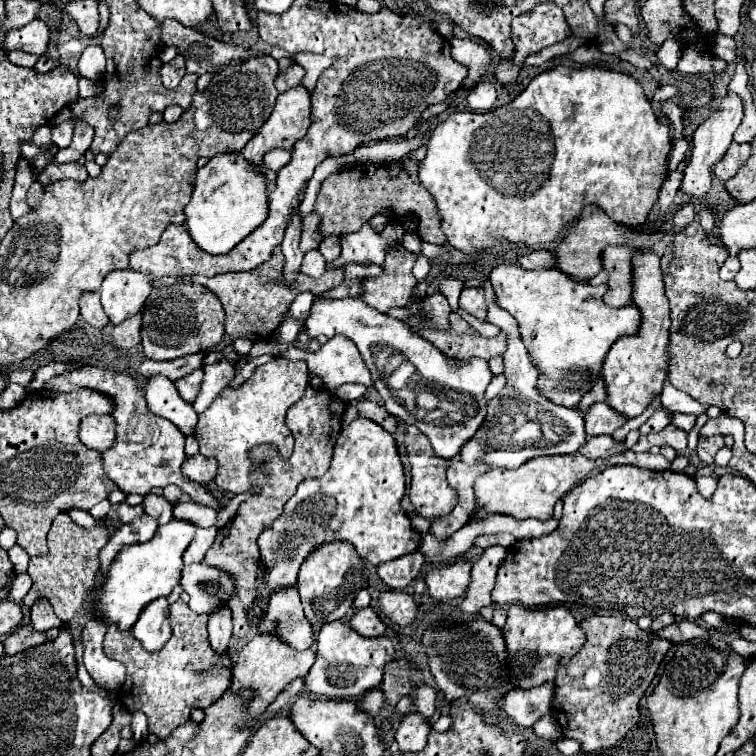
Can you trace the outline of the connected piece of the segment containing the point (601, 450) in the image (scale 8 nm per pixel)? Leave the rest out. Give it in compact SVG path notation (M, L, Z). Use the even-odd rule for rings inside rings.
M594 436L588 438L588 442L584 442L584 446L580 446L580 452L586 454L586 458L608 458L612 454L620 454L624 450L622 444L616 444L612 440L612 436Z

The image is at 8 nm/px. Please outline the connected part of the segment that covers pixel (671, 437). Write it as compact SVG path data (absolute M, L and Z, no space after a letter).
M666 426L662 432L658 434L646 434L640 436L640 440L632 446L632 452L648 452L652 446L672 446L678 452L686 450L686 432L676 428L676 426Z

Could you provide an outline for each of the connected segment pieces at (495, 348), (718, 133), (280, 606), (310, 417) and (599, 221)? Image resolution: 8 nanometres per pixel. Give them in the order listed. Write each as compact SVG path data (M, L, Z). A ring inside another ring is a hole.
M456 312L450 314L450 324L452 328L448 332L424 328L420 334L424 334L428 342L432 342L440 352L444 352L448 358L454 360L470 360L470 358L490 360L494 356L504 354L506 350L504 332L500 332L494 338L484 338L472 326L468 326Z
M728 90L728 94L722 98L720 106L696 128L694 138L692 138L692 142L694 142L692 158L690 158L690 162L688 162L686 170L684 170L684 180L682 180L682 190L686 194L690 194L692 198L702 198L710 190L710 184L712 184L712 166L724 156L724 152L728 150L728 146L732 144L732 134L740 126L742 114L744 114L744 108L742 108L740 96Z
M296 588L278 590L270 596L264 616L258 620L258 632L278 634L294 650L308 650L314 642L312 624L306 620Z
M310 384L306 386L304 396L292 406L292 412L288 412L286 416L286 424L292 430L294 438L296 438L296 446L292 456L285 460L280 457L277 447L273 445L255 446L248 454L253 461L252 468L252 498L244 500L238 506L238 512L234 516L234 520L230 520L220 532L218 532L218 546L212 546L206 556L204 556L204 564L214 566L224 570L236 586L236 594L230 596L228 604L232 610L232 618L234 618L234 636L236 638L244 638L250 628L252 628L252 618L248 618L248 608L252 606L254 598L256 598L256 584L258 580L262 580L262 564L260 564L260 552L256 546L256 538L260 536L260 532L270 526L280 514L282 508L286 504L286 500L296 492L298 484L304 478L316 478L322 476L332 460L332 448L336 442L336 436L342 428L342 416L344 416L346 404L340 402L336 396L328 394L326 390L314 390Z
M586 206L582 210L580 218L570 226L570 230L566 232L566 236L562 238L562 242L554 250L554 254L556 254L556 268L562 270L564 274L568 274L570 278L576 278L576 280L586 282L586 280L594 278L602 270L602 262L600 262L602 250L606 246L610 246L610 244L624 246L624 244L628 244L628 240L634 234L636 234L636 228L628 228L628 226L616 224L600 208Z

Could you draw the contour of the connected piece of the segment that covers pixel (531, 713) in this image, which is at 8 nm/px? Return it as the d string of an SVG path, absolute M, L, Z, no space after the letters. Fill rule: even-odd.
M552 682L532 688L532 690L510 690L504 698L498 700L498 706L516 724L530 728L540 716L550 712L552 694L554 694Z

